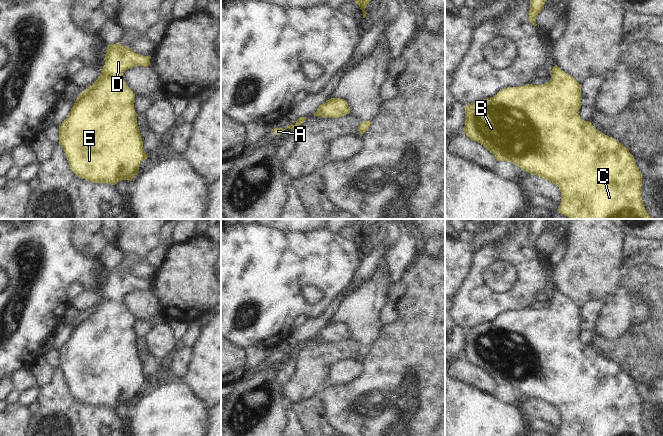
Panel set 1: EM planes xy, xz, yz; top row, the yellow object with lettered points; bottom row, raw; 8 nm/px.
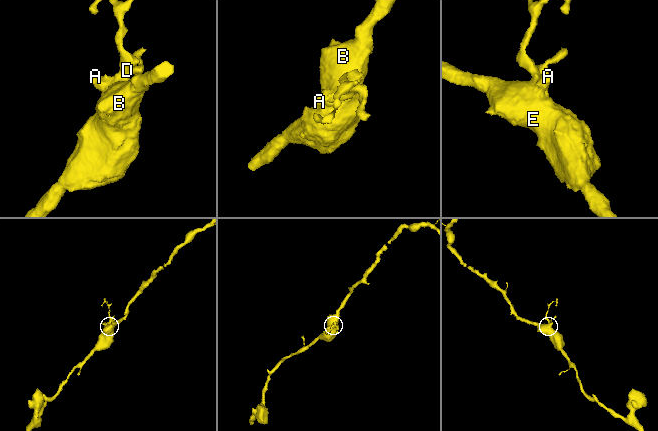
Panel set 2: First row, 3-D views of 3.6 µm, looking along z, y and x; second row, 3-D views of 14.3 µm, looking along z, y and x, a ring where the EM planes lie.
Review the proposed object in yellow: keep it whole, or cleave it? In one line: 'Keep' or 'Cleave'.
Keep.

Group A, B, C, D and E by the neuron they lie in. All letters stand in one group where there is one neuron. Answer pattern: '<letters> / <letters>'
A B C D E

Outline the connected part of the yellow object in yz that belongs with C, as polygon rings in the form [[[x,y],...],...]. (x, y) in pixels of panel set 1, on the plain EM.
[[[555,289],[551,295],[551,303],[542,309],[522,309],[508,311],[500,314],[495,320],[476,325],[465,330],[464,357],[473,365],[476,365],[489,374],[497,385],[508,385],[531,399],[542,401],[559,411],[561,427],[559,436],[647,436],[641,421],[642,398],[637,392],[634,380],[617,364],[598,355],[590,345],[584,345],[579,339],[581,332],[581,309],[569,298]]]

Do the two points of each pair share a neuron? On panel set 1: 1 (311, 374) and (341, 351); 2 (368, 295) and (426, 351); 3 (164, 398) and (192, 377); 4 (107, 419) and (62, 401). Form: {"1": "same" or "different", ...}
{"1": "same", "2": "different", "3": "different", "4": "same"}

